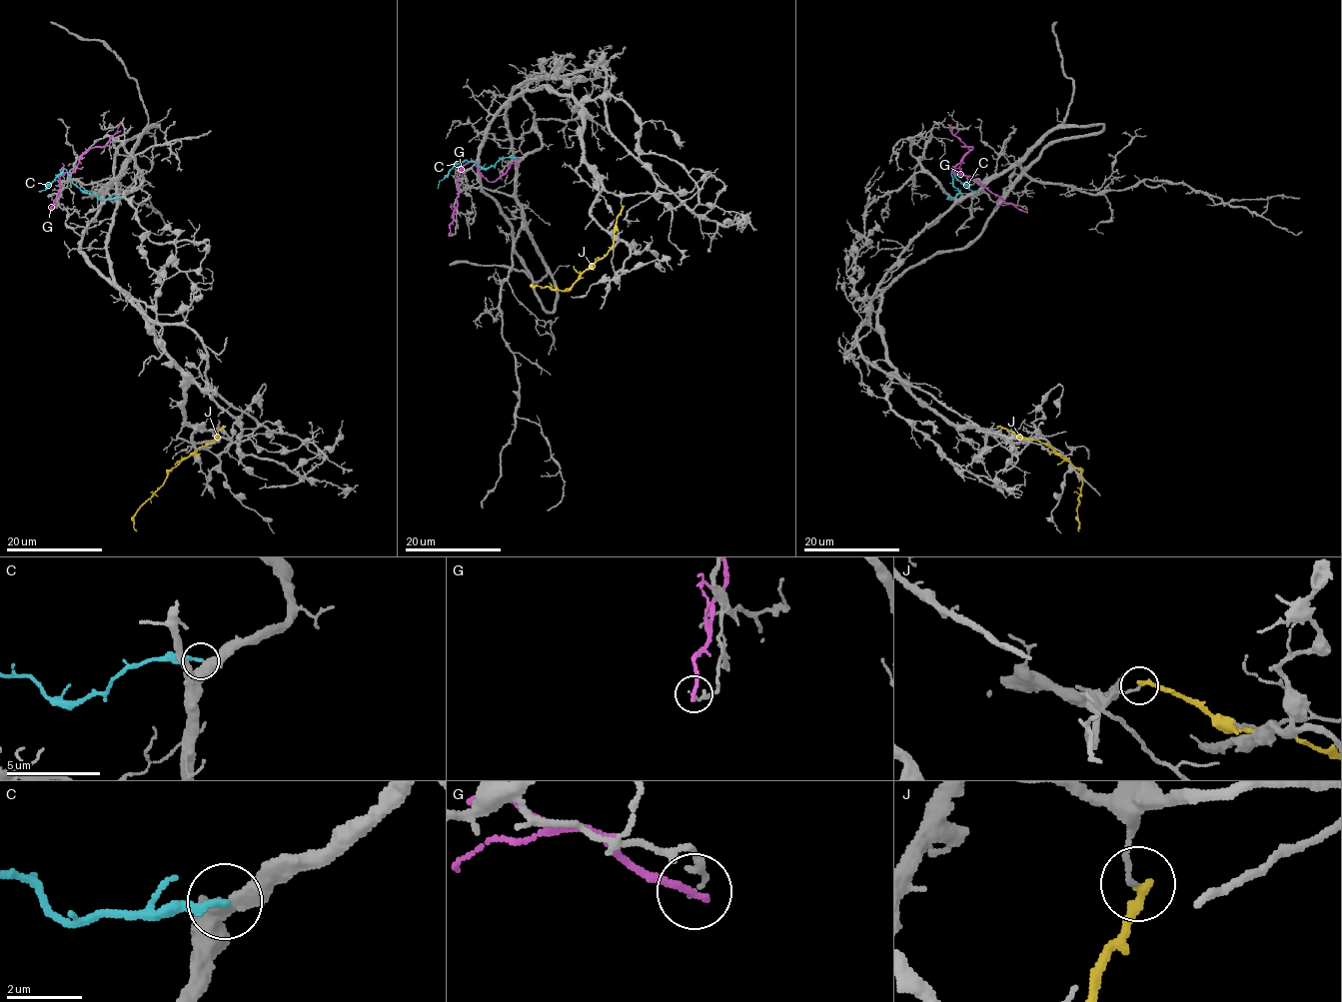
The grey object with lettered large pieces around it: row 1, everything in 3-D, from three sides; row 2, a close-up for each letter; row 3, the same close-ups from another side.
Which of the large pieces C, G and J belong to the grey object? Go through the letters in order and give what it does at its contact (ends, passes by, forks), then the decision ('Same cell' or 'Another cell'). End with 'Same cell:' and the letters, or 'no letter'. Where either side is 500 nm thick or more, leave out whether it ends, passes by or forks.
C: It ends there. Another cell
G: It ends there. Another cell
J: It ends there. Another cell
Same cell: no letter

